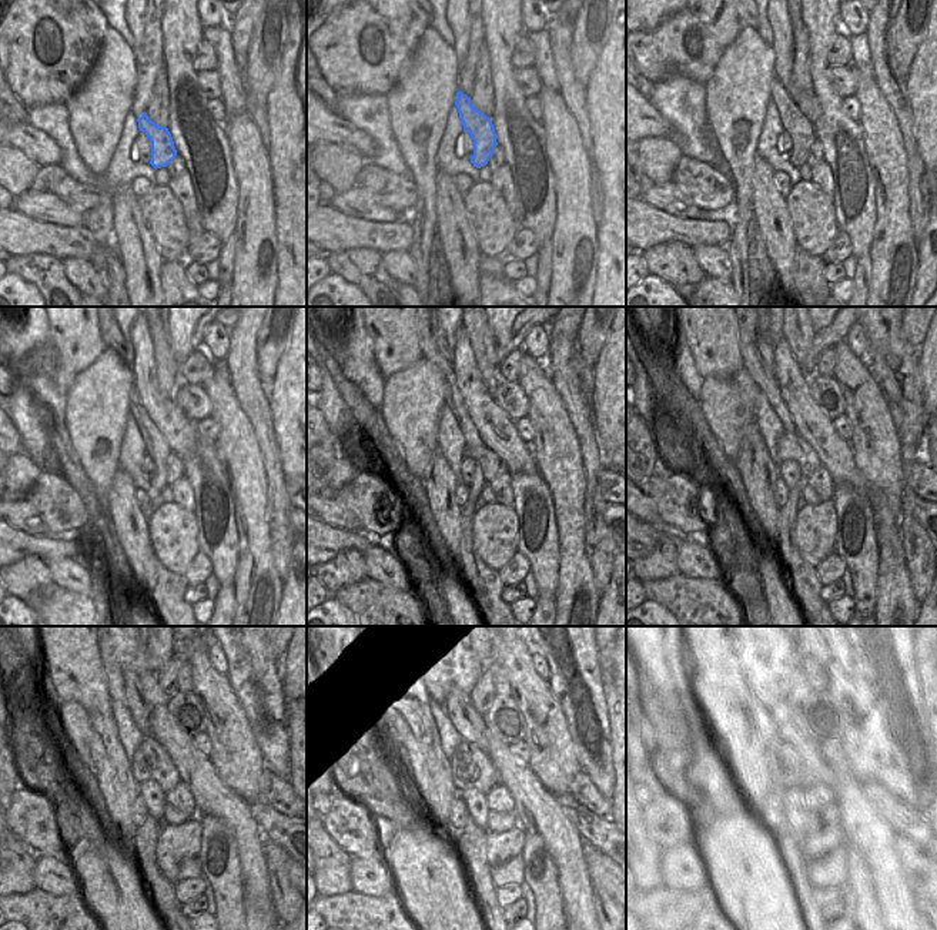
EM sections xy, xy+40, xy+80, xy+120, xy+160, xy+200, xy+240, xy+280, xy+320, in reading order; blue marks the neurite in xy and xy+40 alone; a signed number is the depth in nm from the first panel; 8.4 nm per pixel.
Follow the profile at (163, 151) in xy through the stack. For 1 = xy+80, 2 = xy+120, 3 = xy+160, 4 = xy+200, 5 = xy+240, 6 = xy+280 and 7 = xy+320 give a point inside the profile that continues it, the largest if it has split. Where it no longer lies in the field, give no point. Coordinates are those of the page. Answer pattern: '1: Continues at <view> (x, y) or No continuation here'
1: Continues at xy+80 (800, 129)
2: Continues at xy+120 (159, 450)
3: Continues at xy+160 (427, 335)
4: Continues at xy+200 (753, 363)
5: Continues at xy+240 (114, 673)
6: Continues at xy+280 (435, 691)
7: Continues at xy+320 (756, 686)

